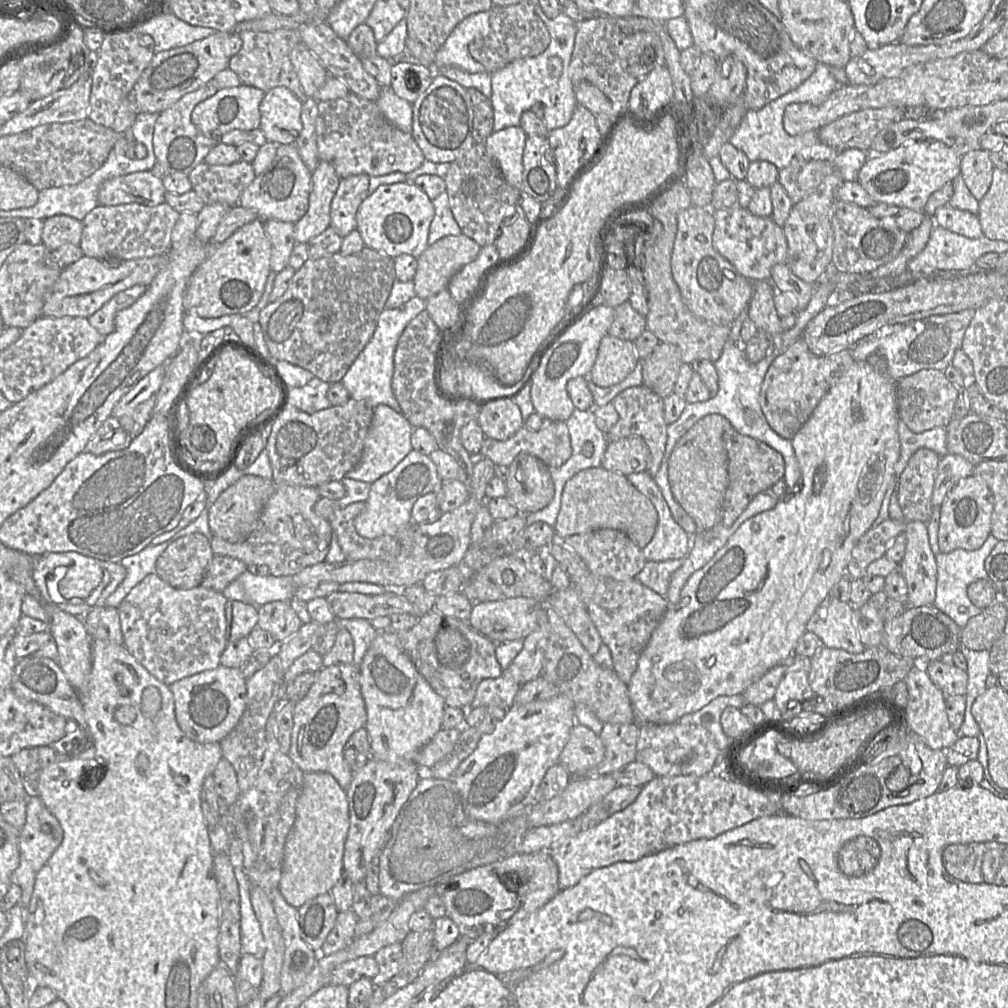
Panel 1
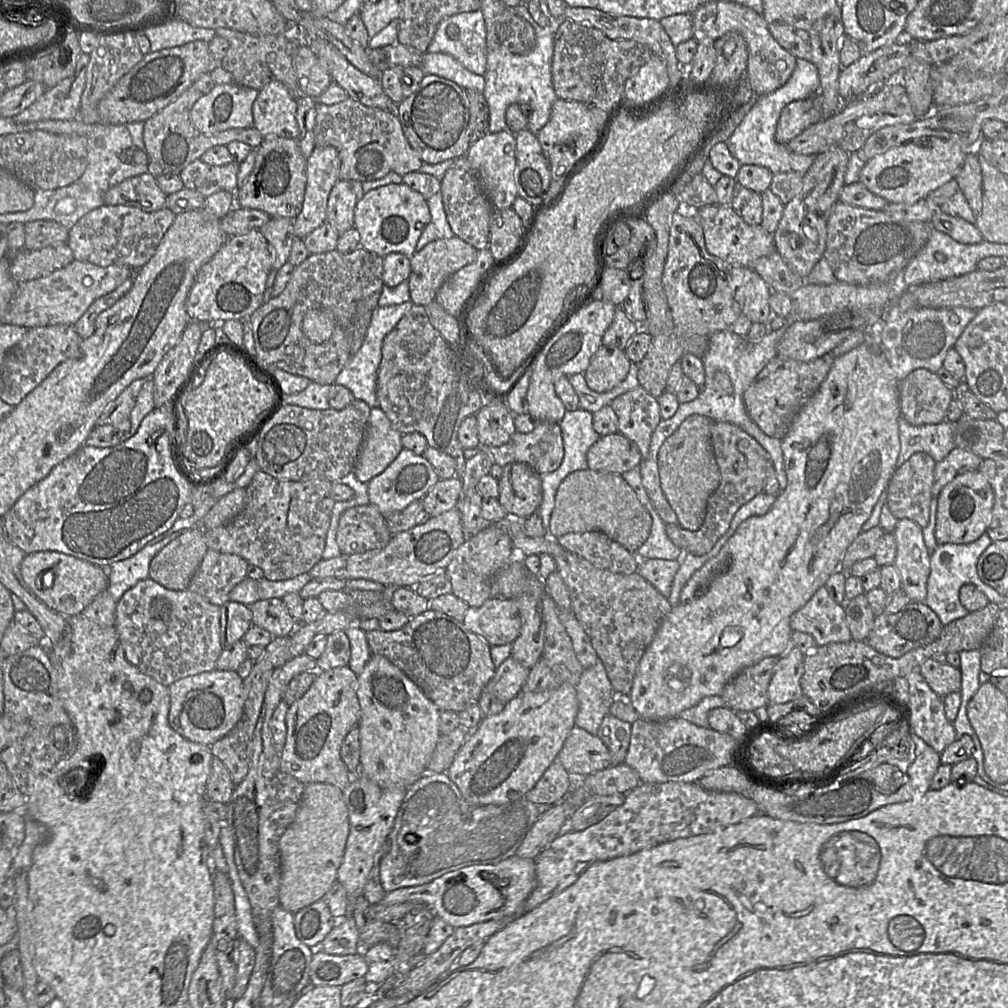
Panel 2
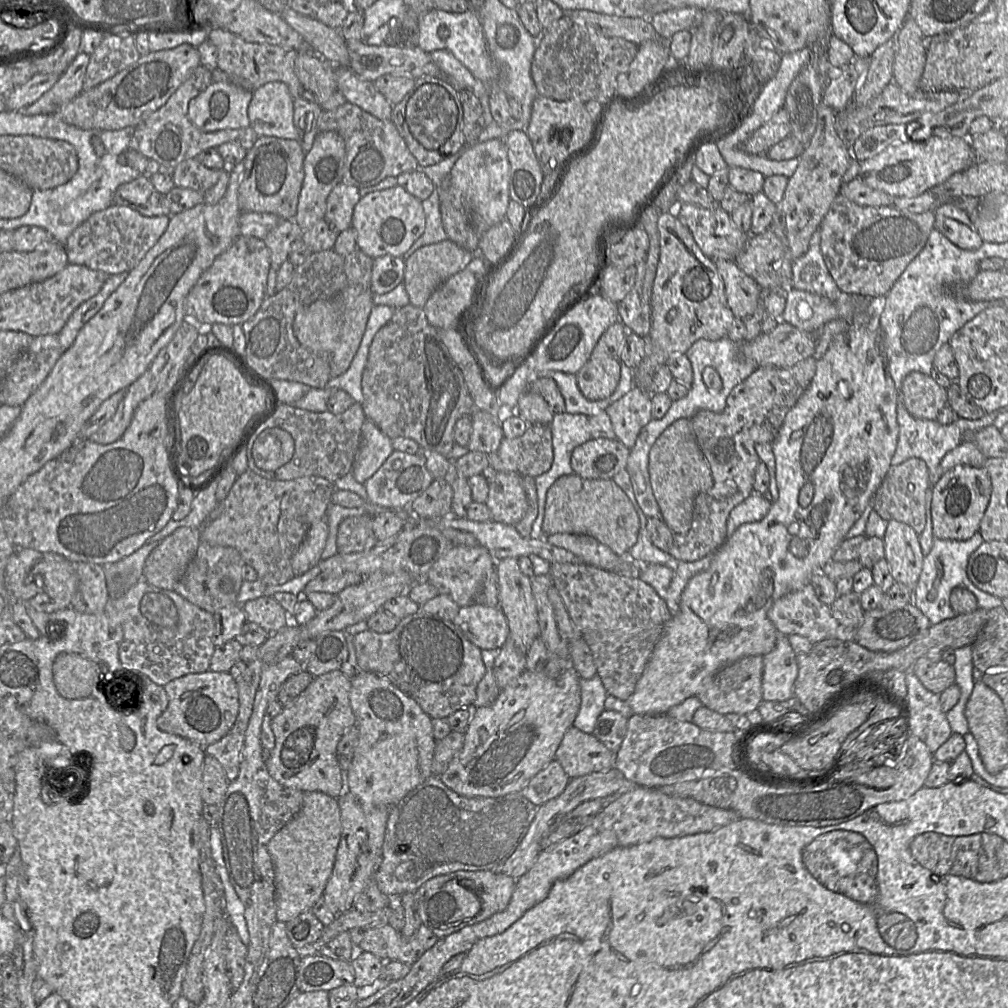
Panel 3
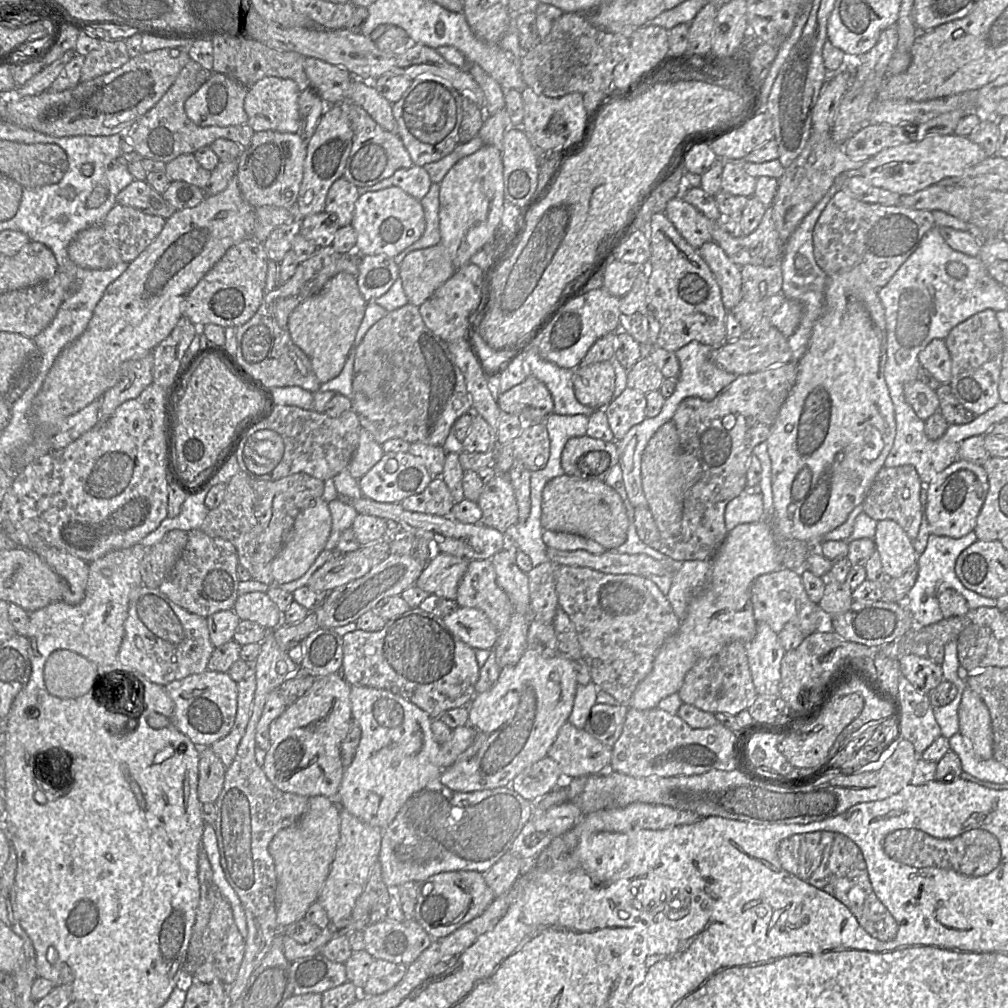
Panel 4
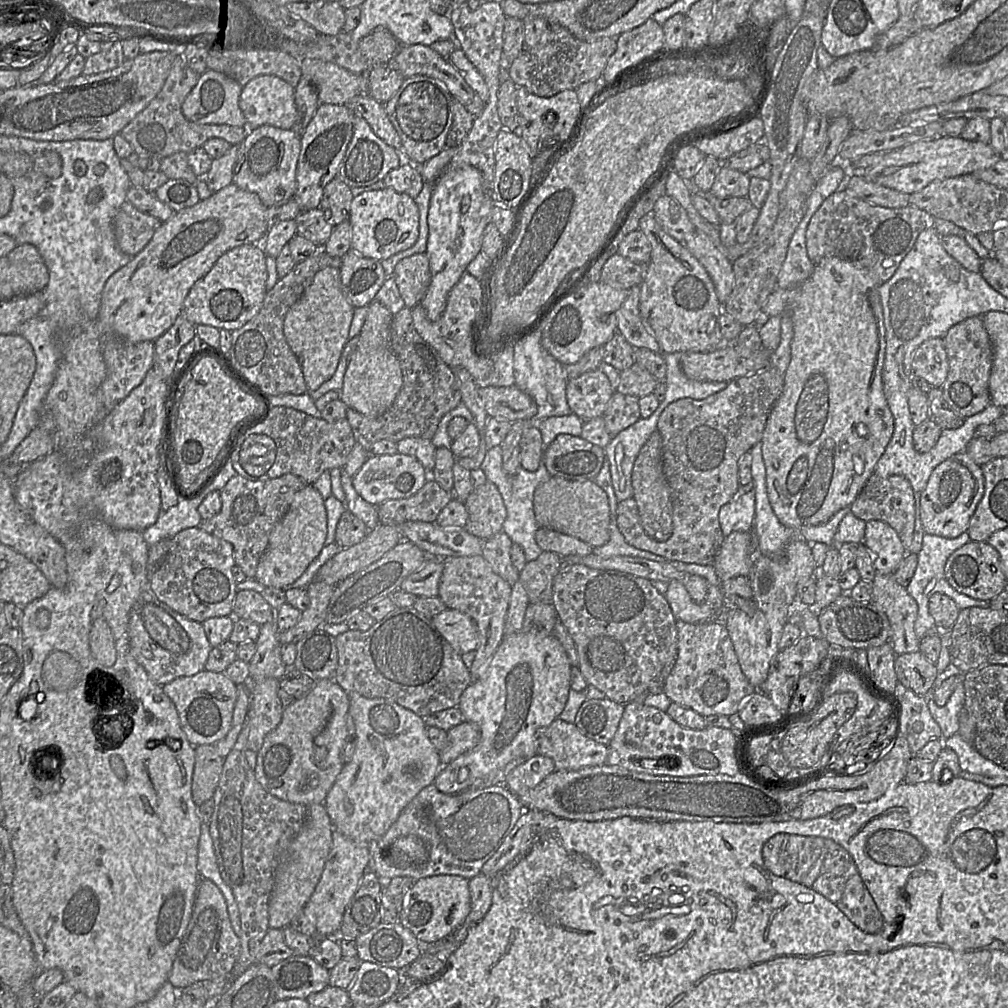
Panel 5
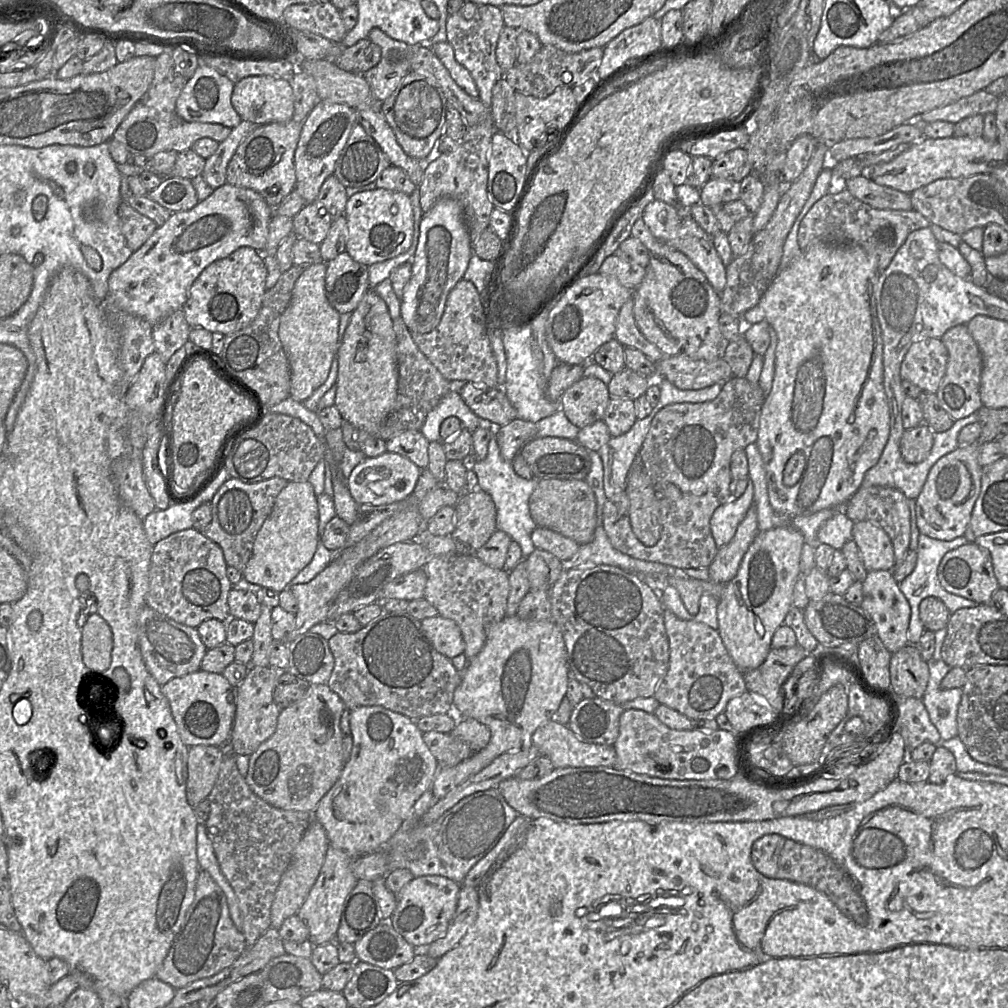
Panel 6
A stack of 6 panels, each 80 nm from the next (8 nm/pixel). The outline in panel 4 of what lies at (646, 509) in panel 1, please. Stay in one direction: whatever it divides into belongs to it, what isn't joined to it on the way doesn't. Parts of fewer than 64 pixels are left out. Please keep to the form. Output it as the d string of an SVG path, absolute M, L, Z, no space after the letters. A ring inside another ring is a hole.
M561 475L550 480L543 489L541 525L544 530L581 535L596 541L607 551L614 551L626 541L631 523L623 499L603 480Z

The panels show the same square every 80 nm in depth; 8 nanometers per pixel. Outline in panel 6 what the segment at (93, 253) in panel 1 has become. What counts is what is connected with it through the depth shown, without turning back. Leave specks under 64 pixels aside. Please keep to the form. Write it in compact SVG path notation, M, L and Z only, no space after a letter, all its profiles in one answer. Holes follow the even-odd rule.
M124 200L119 206L119 216L126 243L133 251L139 249L158 227L152 219L139 213Z

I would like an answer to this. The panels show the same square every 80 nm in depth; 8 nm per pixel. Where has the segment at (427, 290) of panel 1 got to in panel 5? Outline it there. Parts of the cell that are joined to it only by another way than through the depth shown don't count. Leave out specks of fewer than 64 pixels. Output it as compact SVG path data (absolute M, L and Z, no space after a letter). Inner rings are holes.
M421 252L402 259L393 277L406 307L413 308L420 303L431 281L428 255Z

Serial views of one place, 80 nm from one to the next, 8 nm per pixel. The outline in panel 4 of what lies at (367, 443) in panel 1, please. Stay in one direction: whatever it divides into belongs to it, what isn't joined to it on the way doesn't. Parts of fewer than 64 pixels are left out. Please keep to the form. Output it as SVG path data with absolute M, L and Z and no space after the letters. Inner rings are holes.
M361 429L357 448L347 467L352 478L359 480L363 477L384 455L384 451L372 435Z

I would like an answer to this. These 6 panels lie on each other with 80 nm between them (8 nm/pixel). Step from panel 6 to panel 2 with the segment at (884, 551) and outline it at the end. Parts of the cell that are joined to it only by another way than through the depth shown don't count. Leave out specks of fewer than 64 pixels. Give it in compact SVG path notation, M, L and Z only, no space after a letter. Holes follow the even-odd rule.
M897 521L894 535L897 552L894 566L897 568L902 589L912 602L924 602L930 574L930 556L923 538L923 529L914 521Z

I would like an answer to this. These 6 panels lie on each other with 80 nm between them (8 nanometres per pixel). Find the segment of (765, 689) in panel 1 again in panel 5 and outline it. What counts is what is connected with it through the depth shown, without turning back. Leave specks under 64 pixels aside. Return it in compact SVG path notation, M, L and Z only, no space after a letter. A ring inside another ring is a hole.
M677 620L677 637L677 657L672 670L663 683L662 692L669 697L672 703L690 708L704 717L710 715L730 716L737 713L742 703L756 689L741 670L731 638L724 623L707 622L689 624Z

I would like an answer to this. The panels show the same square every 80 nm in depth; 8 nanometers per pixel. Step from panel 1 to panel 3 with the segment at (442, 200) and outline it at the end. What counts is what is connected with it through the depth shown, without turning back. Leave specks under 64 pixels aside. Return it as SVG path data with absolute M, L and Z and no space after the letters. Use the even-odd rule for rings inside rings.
M438 187L433 190L428 198L422 201L422 205L426 217L424 232L402 256L403 258L407 258L422 246L437 243L448 238L442 222Z

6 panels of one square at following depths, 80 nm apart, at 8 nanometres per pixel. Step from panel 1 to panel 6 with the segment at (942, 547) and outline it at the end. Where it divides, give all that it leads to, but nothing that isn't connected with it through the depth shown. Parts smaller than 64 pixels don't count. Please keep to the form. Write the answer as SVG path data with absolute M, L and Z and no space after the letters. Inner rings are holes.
M978 440L959 445L932 466L915 499L916 524L920 534L941 541L951 541L964 535L981 489L982 467L977 461L980 444Z

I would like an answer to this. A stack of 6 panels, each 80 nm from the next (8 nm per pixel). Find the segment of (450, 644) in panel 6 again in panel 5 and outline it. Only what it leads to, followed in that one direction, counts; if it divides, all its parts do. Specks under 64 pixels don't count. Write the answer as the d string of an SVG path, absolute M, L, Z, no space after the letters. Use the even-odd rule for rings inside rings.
M446 609L435 615L432 621L439 633L459 654L475 651L479 634L475 622L458 610Z

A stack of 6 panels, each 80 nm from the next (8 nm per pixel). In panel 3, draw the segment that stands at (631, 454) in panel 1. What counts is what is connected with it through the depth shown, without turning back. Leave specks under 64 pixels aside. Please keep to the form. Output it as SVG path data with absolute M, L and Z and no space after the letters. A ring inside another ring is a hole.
M591 438L571 454L572 474L586 479L612 479L625 469L630 454L618 439Z

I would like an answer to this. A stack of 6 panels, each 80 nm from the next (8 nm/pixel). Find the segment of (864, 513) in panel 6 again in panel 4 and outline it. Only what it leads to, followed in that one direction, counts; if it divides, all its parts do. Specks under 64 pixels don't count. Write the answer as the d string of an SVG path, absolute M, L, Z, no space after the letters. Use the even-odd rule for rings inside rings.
M913 466L883 467L877 473L861 504L863 513L876 521L892 520L896 522L913 541L919 533L922 521L921 490L922 483Z

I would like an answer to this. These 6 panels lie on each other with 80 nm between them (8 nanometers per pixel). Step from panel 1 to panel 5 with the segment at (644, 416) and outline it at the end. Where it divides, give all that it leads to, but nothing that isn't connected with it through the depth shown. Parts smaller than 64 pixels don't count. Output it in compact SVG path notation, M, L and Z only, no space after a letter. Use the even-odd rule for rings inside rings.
M619 392L613 394L603 413L605 427L612 436L630 427L640 418L639 398Z

